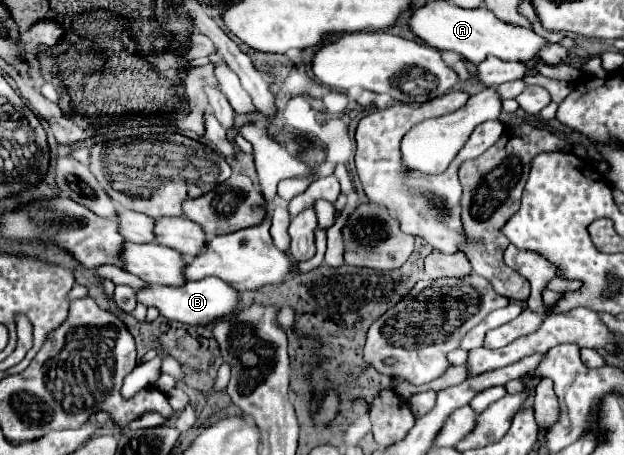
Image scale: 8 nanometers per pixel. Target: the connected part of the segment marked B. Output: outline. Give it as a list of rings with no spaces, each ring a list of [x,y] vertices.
[[[203,278],[197,282],[185,282],[183,286],[145,286],[135,292],[135,298],[139,304],[147,308],[157,308],[161,316],[169,320],[177,320],[183,324],[211,324],[217,318],[223,318],[227,314],[233,314],[239,306],[239,292],[221,282],[219,278]]]

